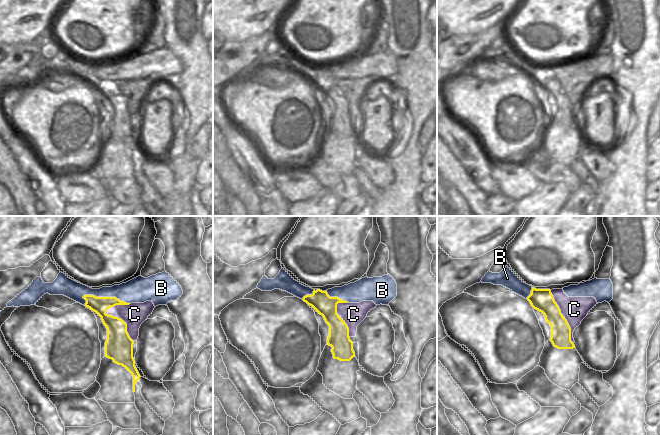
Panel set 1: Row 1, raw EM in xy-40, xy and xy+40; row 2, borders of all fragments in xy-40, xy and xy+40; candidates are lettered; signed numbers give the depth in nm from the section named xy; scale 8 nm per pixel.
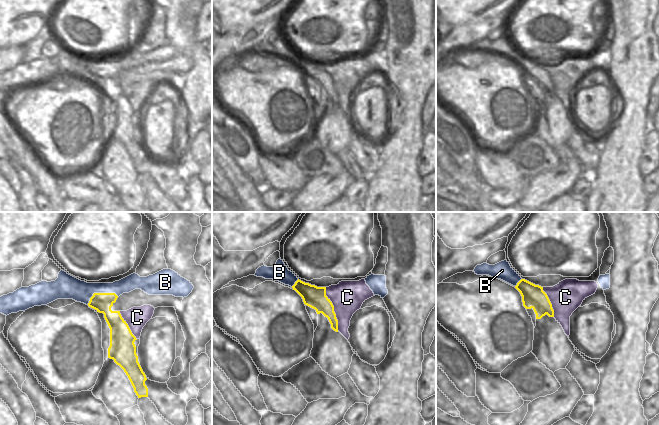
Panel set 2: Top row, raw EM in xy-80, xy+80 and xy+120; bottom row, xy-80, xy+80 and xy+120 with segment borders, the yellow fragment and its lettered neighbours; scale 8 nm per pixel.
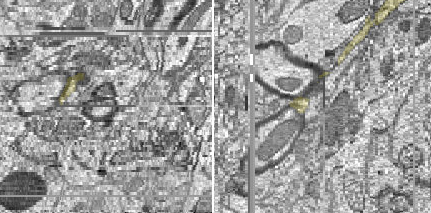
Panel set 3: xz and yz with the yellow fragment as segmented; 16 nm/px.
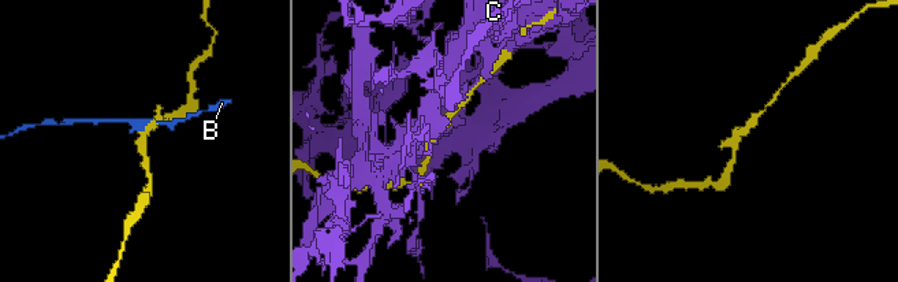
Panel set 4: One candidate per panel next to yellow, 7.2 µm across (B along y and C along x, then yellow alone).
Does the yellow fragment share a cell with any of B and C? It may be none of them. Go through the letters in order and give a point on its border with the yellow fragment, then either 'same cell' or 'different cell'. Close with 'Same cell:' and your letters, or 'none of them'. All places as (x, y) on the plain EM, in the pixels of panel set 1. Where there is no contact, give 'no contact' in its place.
B: meets yellow in xy-40 at (106, 73); different cell
C: meets yellow in xy-40 at (122, 96); different cell
Same cell: none of them

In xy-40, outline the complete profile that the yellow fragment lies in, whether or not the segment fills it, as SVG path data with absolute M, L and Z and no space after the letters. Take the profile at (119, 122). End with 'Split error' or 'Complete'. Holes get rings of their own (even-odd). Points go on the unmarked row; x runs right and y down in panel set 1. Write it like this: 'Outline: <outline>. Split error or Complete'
Outline: M84 71L86 76L84 82L94 87L107 104L107 116L105 118L105 133L112 135L114 139L122 141L133 152L133 168L135 160L140 155L140 150L135 142L133 134L134 117L127 108L127 100L120 94L108 91L106 87L116 81L129 81L116 73L96 73Z. Complete

